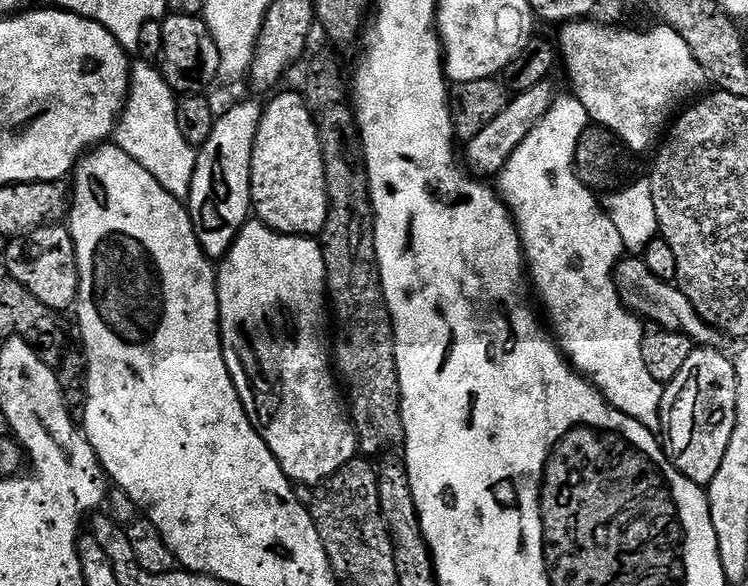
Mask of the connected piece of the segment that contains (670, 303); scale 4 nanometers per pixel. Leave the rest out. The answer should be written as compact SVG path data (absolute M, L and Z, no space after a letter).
M624 258L616 265L614 273L616 293L621 303L629 312L672 332L684 332L692 340L693 345L716 348L722 340L721 333L702 319L692 309L692 304L680 292L675 283L660 280L647 269L643 259Z

